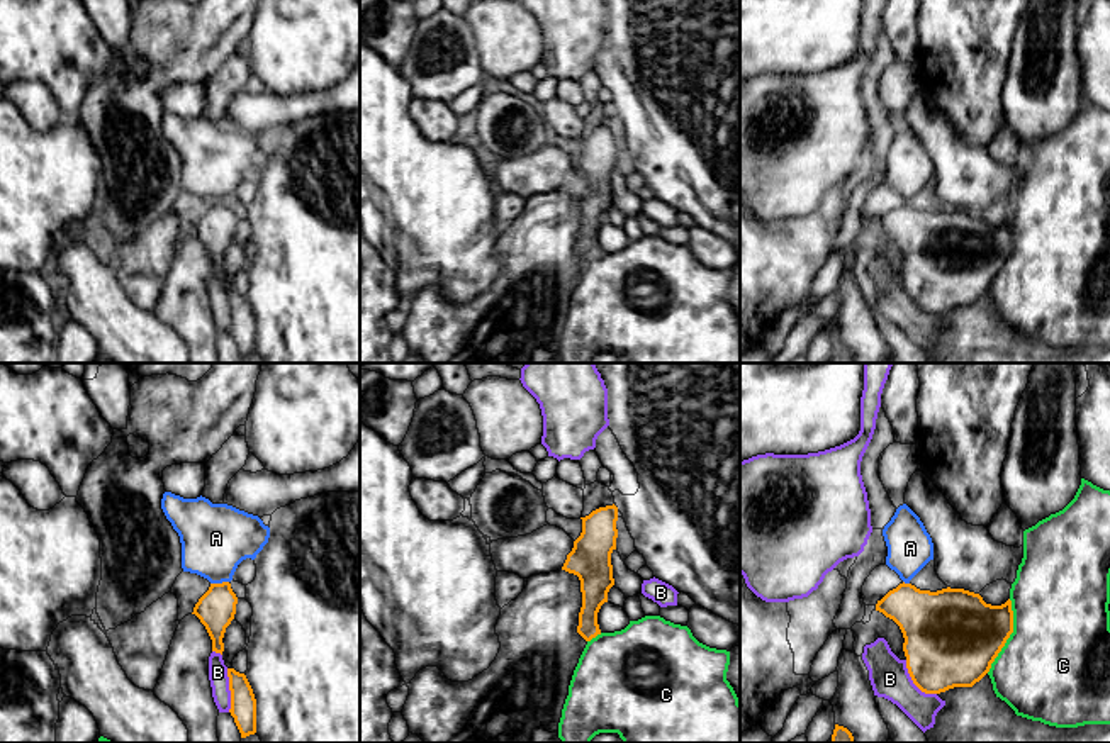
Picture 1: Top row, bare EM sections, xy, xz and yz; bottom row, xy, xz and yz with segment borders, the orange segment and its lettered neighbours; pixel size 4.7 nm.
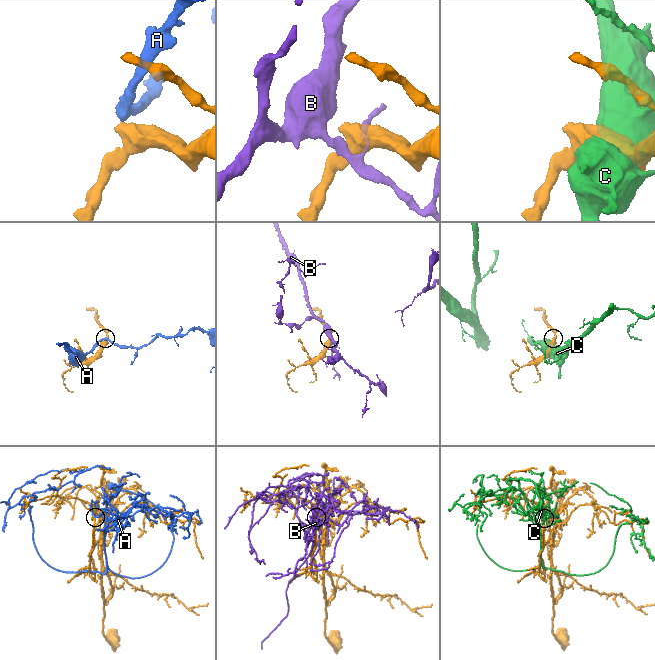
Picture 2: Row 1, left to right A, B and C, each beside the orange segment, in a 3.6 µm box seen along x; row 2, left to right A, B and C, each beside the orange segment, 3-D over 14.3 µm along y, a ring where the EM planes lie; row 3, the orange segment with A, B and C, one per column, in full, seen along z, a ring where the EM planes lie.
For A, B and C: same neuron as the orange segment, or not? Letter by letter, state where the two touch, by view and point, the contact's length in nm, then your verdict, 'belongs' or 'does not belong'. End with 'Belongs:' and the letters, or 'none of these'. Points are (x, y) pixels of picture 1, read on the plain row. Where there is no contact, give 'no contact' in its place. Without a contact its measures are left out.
A: xy (219, 204) | 90 nm | does not belong
B: yz (913, 302) | 220 nm | does not belong
C: yz (1009, 256) | 360 nm | does not belong
Belongs: none of these

